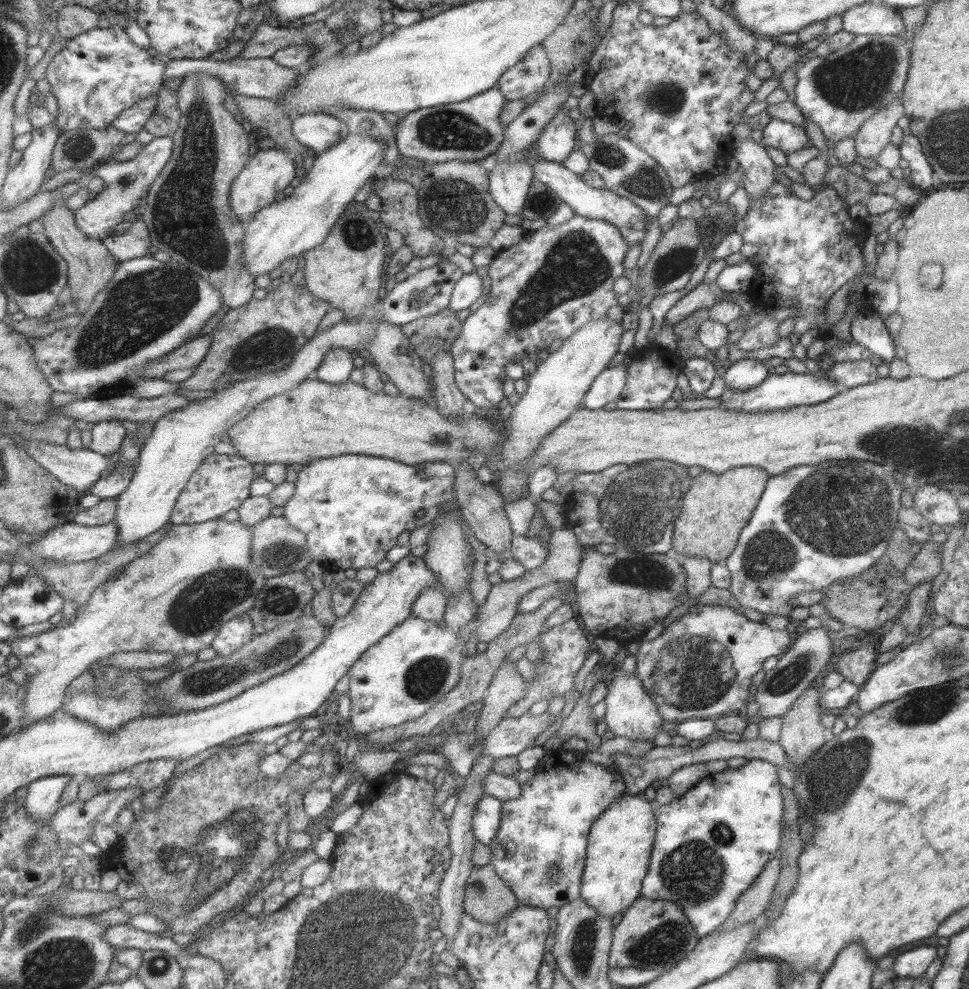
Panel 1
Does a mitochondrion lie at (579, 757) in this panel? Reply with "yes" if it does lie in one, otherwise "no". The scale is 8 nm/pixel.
no

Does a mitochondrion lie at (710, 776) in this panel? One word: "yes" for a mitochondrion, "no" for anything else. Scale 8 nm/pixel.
no

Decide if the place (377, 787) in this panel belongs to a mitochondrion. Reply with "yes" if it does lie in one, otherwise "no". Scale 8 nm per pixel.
no

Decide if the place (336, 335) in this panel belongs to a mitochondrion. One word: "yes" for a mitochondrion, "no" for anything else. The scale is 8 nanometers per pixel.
no

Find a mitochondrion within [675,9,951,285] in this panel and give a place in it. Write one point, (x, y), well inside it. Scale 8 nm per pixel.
(854, 82)

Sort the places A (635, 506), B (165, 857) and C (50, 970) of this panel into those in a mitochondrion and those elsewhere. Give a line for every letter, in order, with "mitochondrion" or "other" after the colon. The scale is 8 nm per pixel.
A: mitochondrion
B: mitochondrion
C: mitochondrion

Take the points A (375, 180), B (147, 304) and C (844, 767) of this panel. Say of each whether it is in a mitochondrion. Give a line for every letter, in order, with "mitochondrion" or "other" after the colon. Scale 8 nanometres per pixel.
A: other
B: mitochondrion
C: mitochondrion

